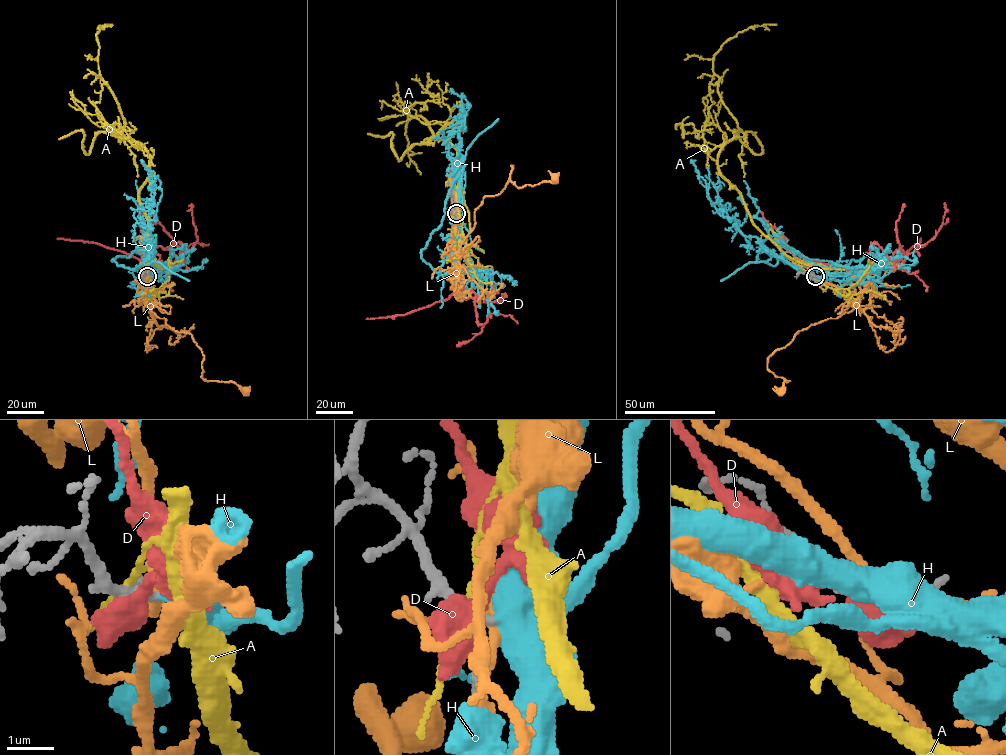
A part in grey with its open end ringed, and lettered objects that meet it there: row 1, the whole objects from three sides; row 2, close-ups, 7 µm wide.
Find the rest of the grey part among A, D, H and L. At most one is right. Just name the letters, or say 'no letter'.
H

